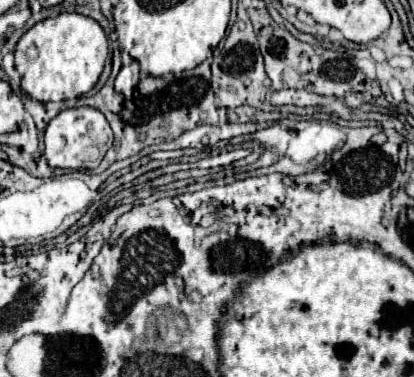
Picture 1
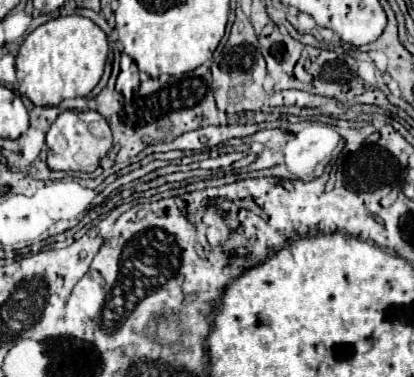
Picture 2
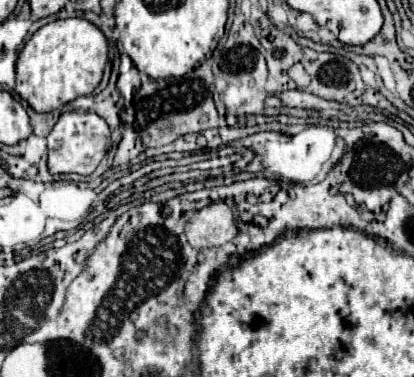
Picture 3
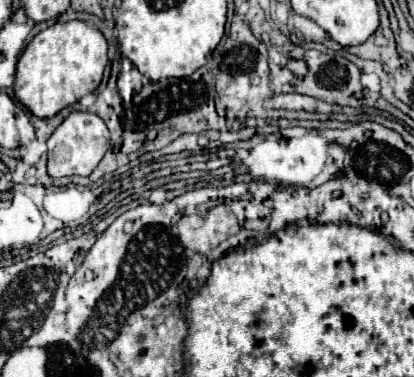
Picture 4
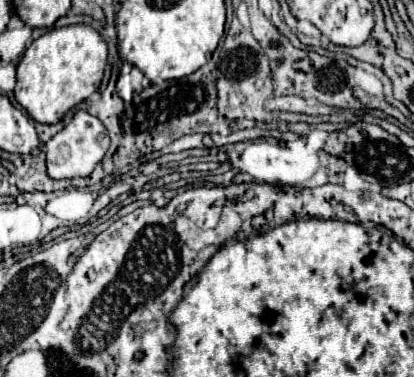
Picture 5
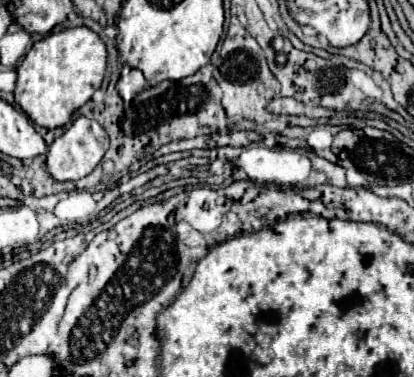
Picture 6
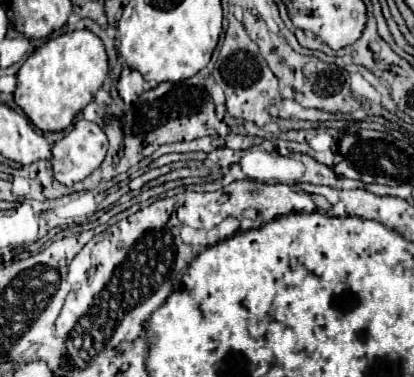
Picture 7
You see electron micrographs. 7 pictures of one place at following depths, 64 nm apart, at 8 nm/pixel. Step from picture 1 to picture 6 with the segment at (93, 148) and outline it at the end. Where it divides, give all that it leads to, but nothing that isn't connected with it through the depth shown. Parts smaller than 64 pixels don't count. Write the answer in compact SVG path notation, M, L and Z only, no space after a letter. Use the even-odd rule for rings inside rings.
M80 116L80 118L76 118L72 122L72 126L60 138L56 138L50 144L48 160L46 160L48 172L52 174L52 178L56 178L60 182L80 180L80 178L88 176L100 164L106 150L108 150L108 134L106 134L106 130L96 120Z

